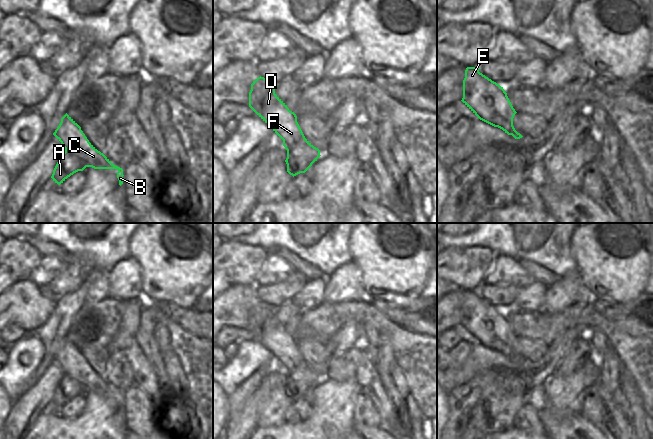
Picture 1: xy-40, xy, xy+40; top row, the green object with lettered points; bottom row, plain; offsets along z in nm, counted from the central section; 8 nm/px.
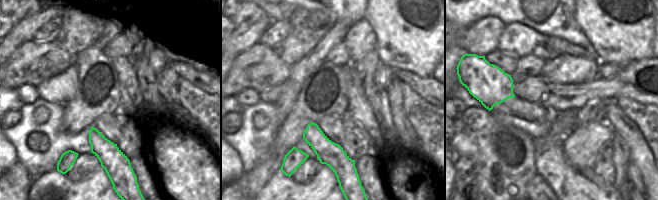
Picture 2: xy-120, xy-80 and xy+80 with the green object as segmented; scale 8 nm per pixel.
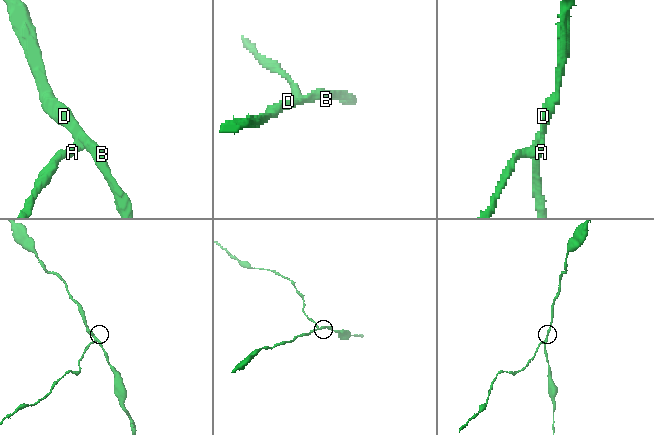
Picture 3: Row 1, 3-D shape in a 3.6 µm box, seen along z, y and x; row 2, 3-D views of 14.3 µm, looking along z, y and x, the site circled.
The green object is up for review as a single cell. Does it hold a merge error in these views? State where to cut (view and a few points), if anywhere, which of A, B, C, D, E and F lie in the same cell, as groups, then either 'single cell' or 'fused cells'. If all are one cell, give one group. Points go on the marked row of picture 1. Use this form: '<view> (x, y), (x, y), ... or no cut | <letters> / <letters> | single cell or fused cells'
xy (287, 152), (296, 156), (303, 156), (312, 163) | A / B C D E F | fused cells

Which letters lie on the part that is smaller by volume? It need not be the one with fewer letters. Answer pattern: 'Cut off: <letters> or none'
Cut off: A

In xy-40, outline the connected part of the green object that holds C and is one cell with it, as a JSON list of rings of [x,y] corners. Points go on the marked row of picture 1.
[[[66,113],[53,135],[61,142],[65,151],[80,157],[87,167],[94,169],[117,169],[119,185],[123,184],[123,169],[114,165],[87,139],[81,127]]]

